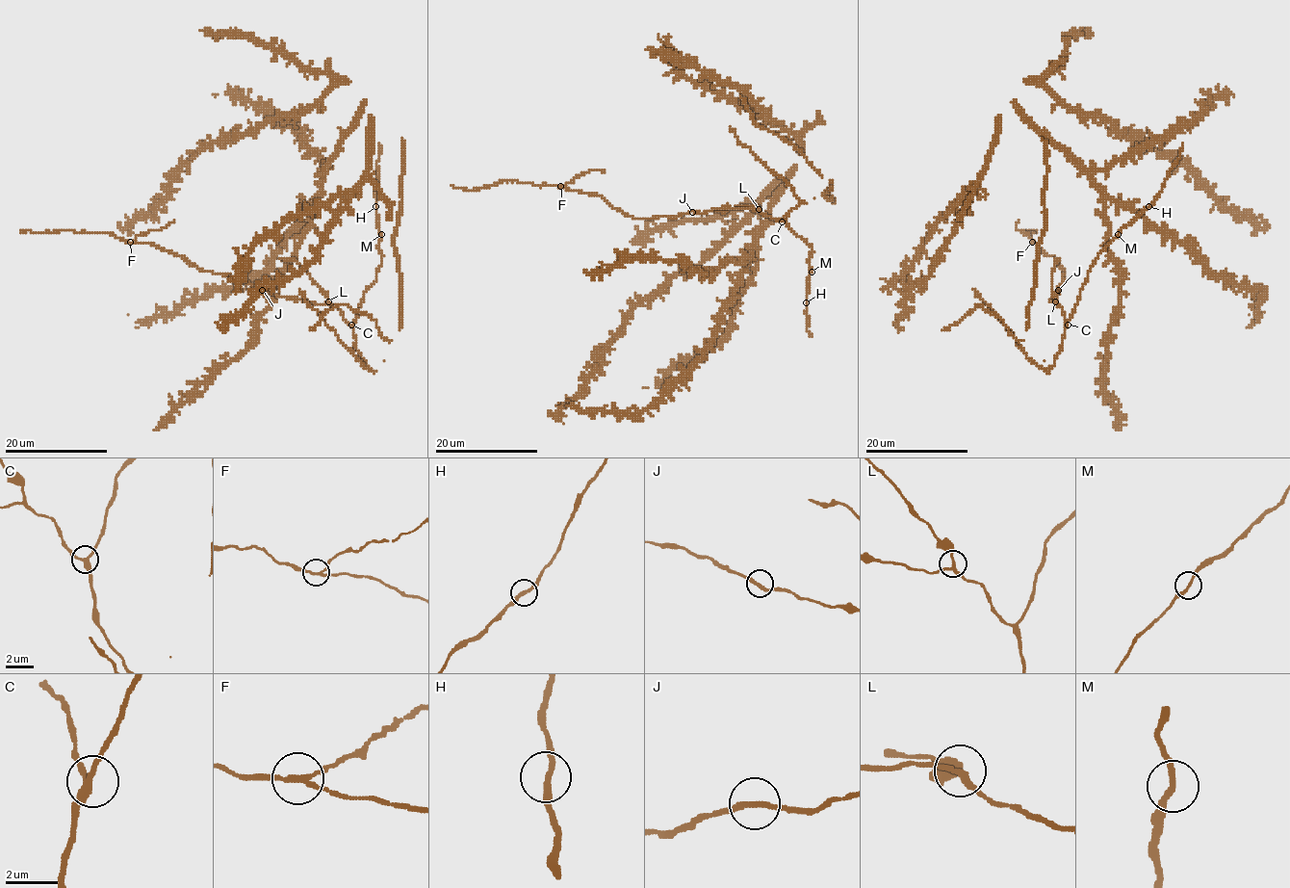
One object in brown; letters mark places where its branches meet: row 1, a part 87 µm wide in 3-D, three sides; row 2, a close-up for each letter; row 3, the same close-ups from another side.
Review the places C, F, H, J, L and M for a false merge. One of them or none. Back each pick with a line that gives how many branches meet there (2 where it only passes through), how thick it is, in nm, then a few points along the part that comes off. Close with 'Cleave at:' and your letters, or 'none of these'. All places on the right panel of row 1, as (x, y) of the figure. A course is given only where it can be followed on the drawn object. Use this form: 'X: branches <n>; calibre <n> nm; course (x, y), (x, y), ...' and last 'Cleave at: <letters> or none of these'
F: branches 3; calibre 170 nm; course (1032, 242), (1028, 234), (1016, 227), (1018, 221)
Cleave at: F

